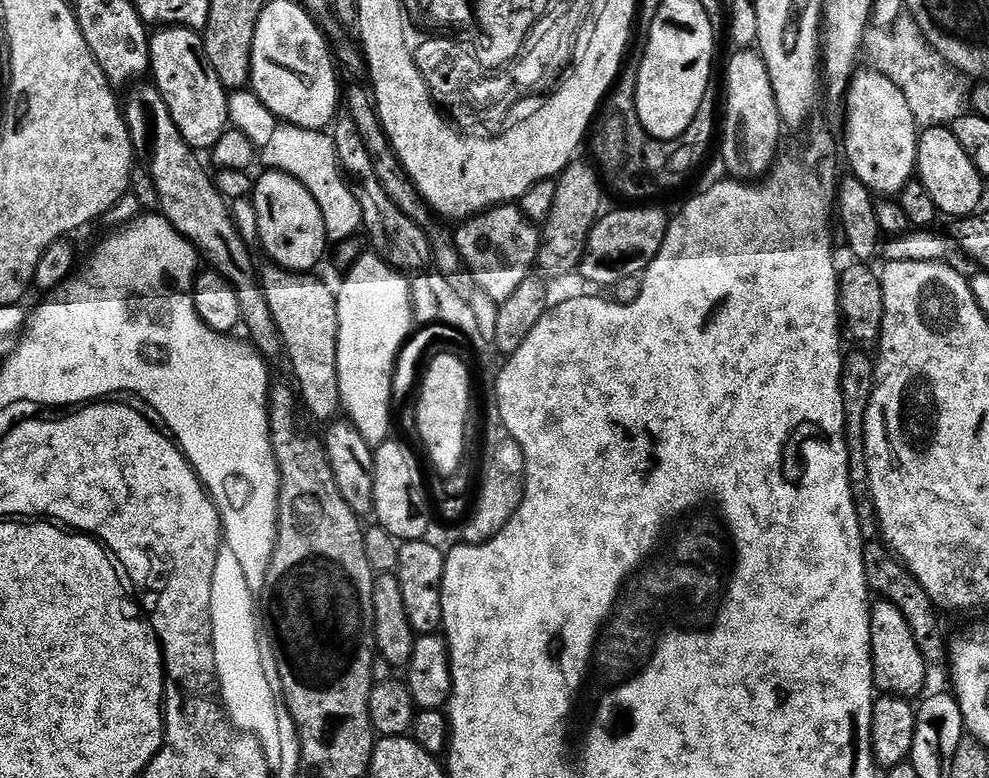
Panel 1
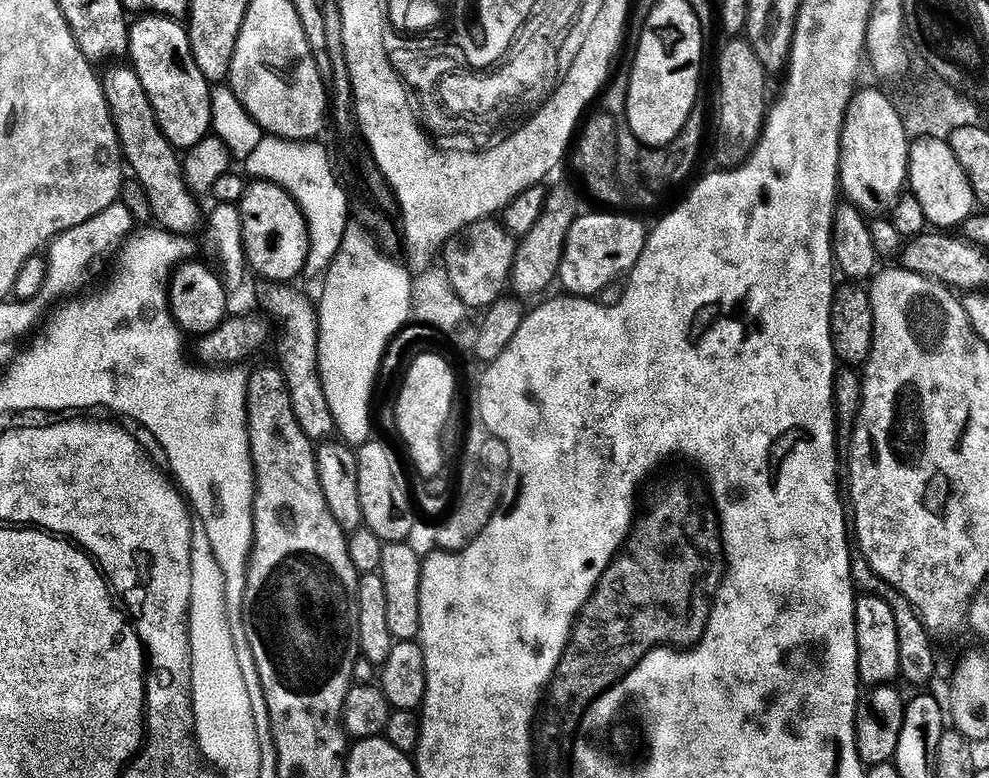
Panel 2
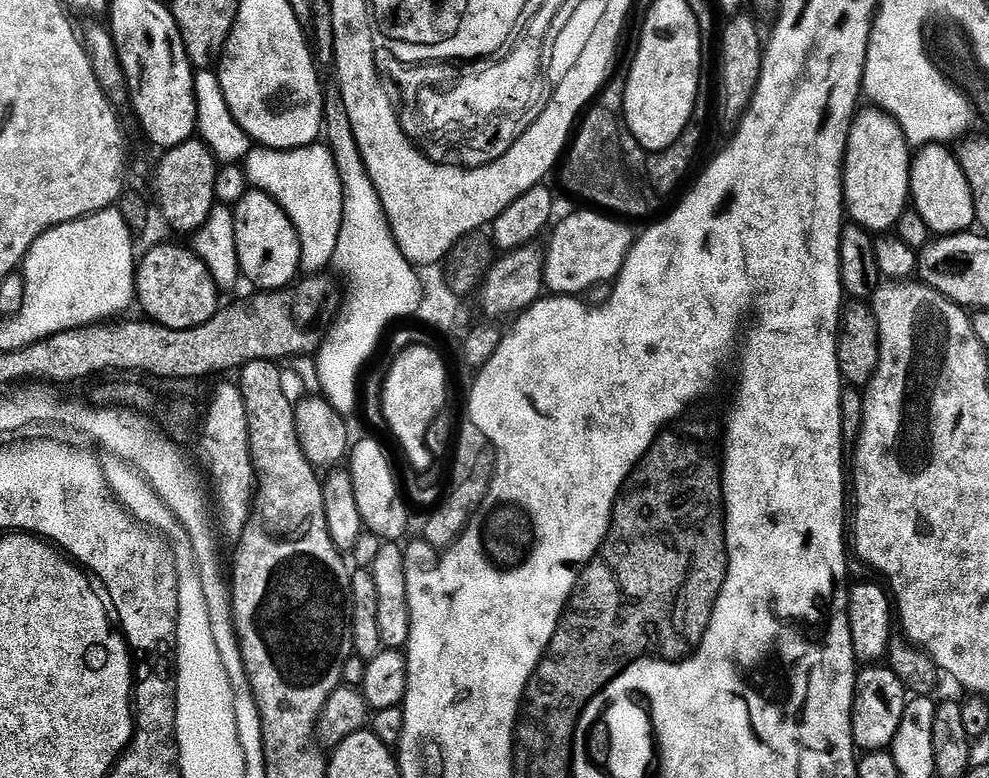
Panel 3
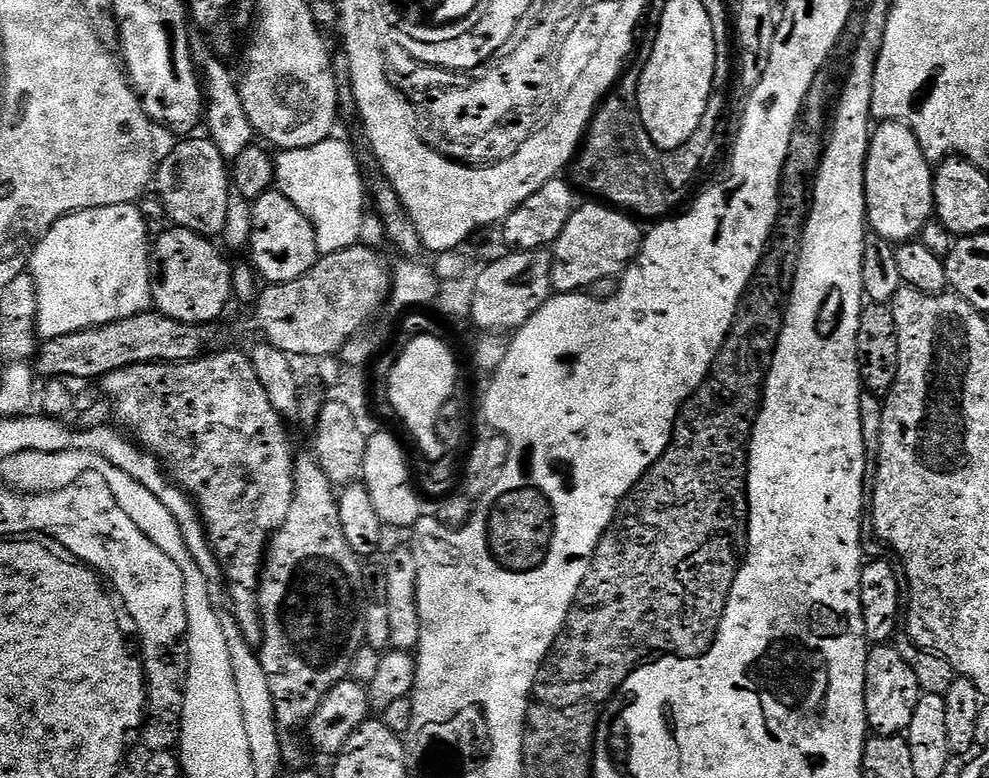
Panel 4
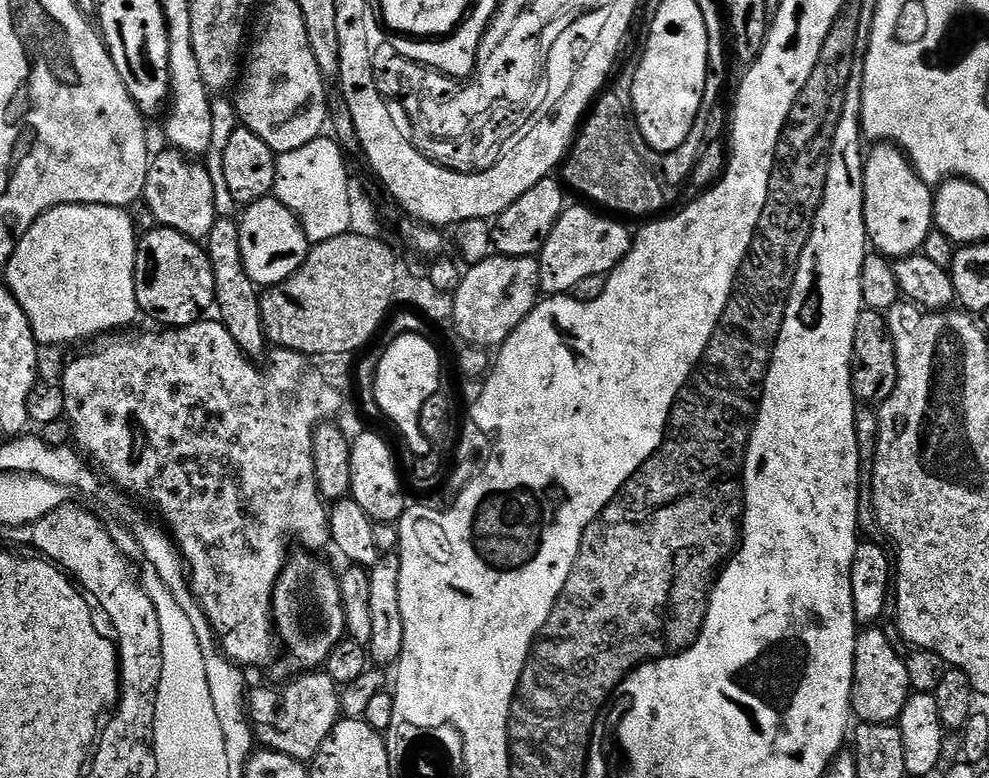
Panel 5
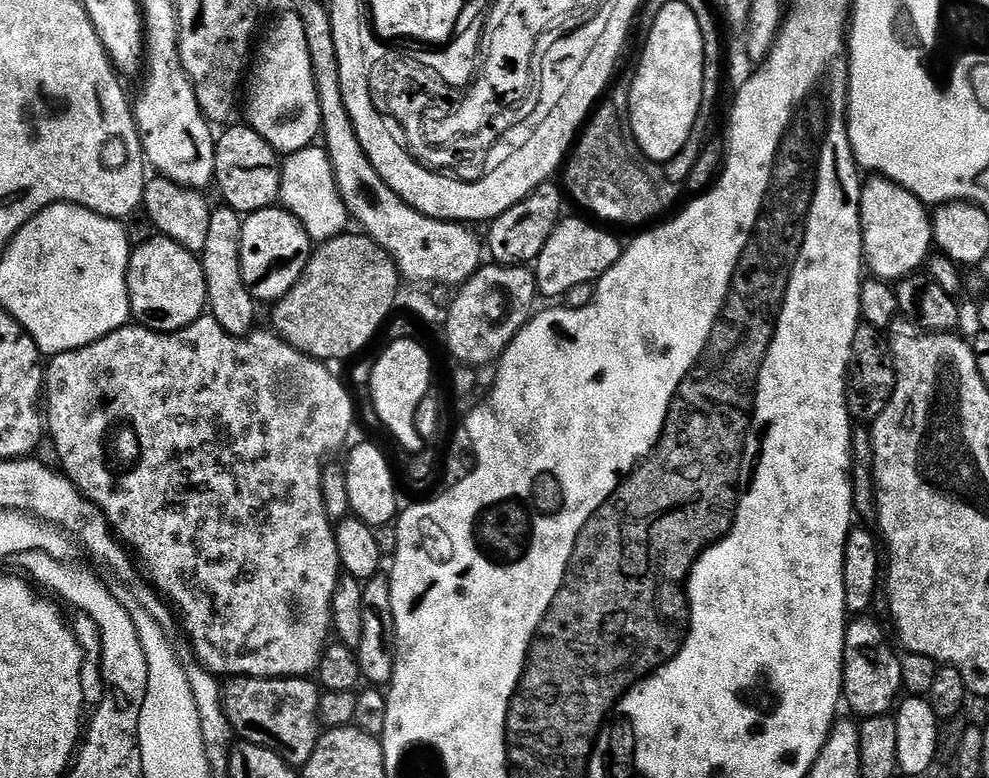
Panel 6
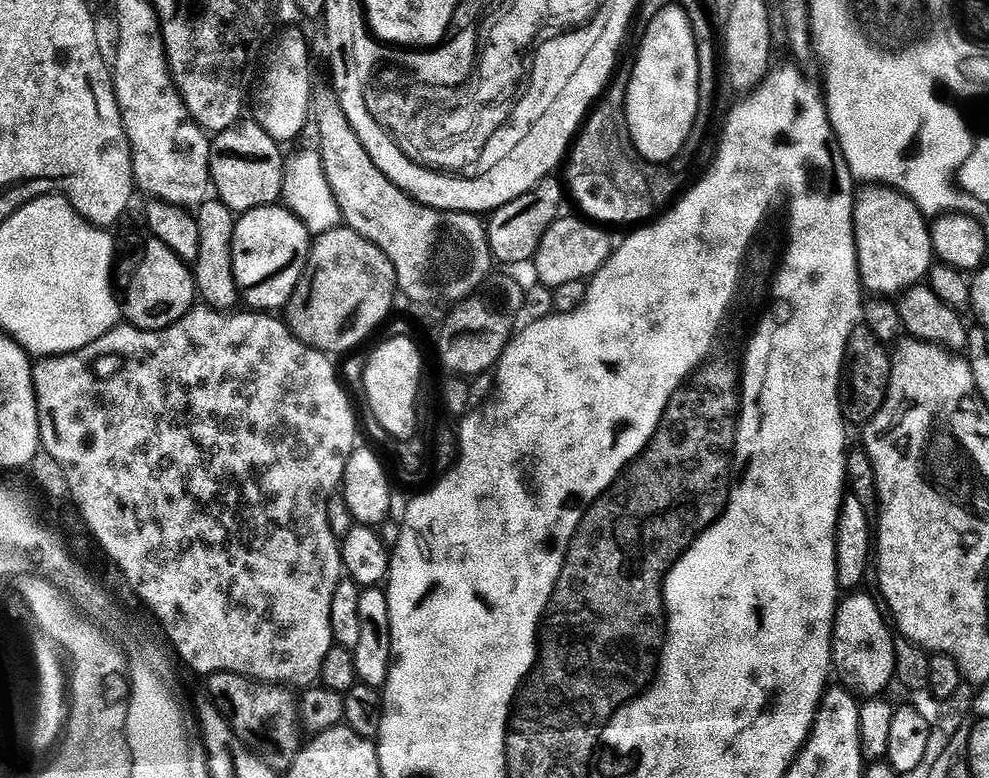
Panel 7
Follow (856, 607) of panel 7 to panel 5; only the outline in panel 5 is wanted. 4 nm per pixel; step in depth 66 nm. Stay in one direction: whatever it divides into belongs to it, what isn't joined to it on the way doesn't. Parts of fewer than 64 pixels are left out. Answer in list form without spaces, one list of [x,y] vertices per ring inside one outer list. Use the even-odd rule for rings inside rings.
[[[865,627],[856,637],[852,714],[857,721],[865,724],[896,724],[912,692],[912,683],[906,674],[904,656],[896,653],[887,634],[876,628],[878,627]]]

